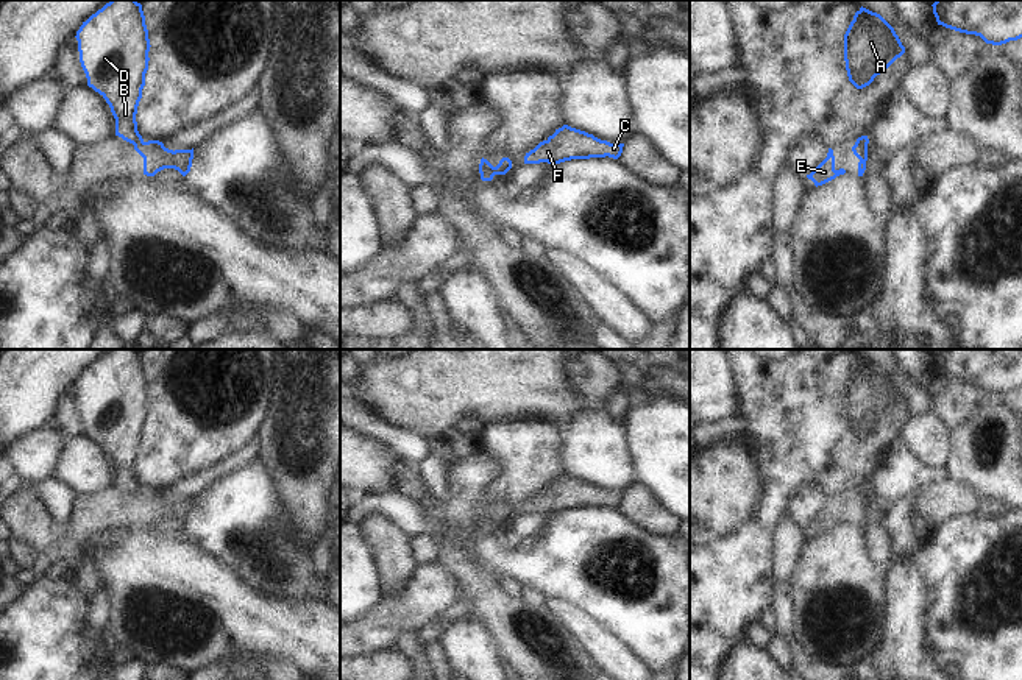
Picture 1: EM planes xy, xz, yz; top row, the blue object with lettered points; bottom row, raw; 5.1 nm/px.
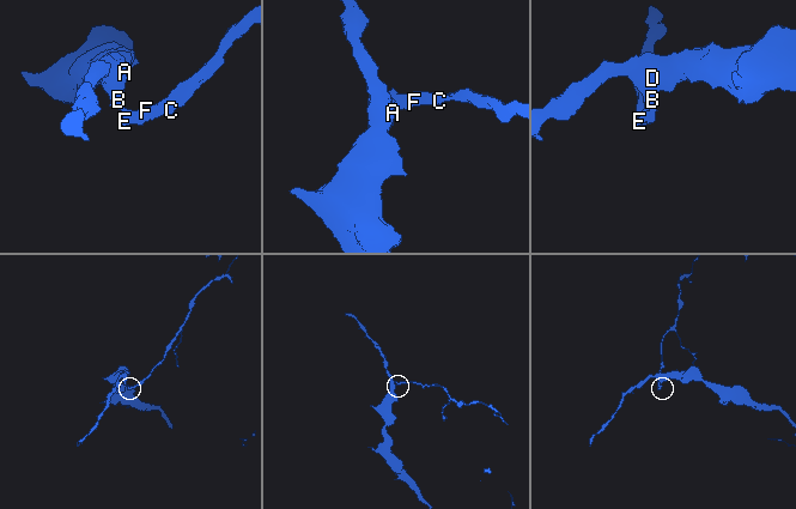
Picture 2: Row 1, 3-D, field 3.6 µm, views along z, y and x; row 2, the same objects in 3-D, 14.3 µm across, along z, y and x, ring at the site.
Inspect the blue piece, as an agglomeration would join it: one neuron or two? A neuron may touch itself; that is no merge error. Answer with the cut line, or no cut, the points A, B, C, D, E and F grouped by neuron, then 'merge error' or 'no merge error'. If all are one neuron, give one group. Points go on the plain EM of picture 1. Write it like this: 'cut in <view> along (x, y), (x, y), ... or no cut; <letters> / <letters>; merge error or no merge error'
cut in xy along (142, 490), (134, 496); A B D / C E F; merge error

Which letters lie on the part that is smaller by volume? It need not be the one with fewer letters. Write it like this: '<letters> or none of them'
C, E, F.

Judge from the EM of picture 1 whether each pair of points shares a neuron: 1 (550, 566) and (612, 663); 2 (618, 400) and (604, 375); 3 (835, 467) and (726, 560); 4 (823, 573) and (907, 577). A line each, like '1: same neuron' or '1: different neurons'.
1: different neurons
2: different neurons
3: same neuron
4: different neurons

